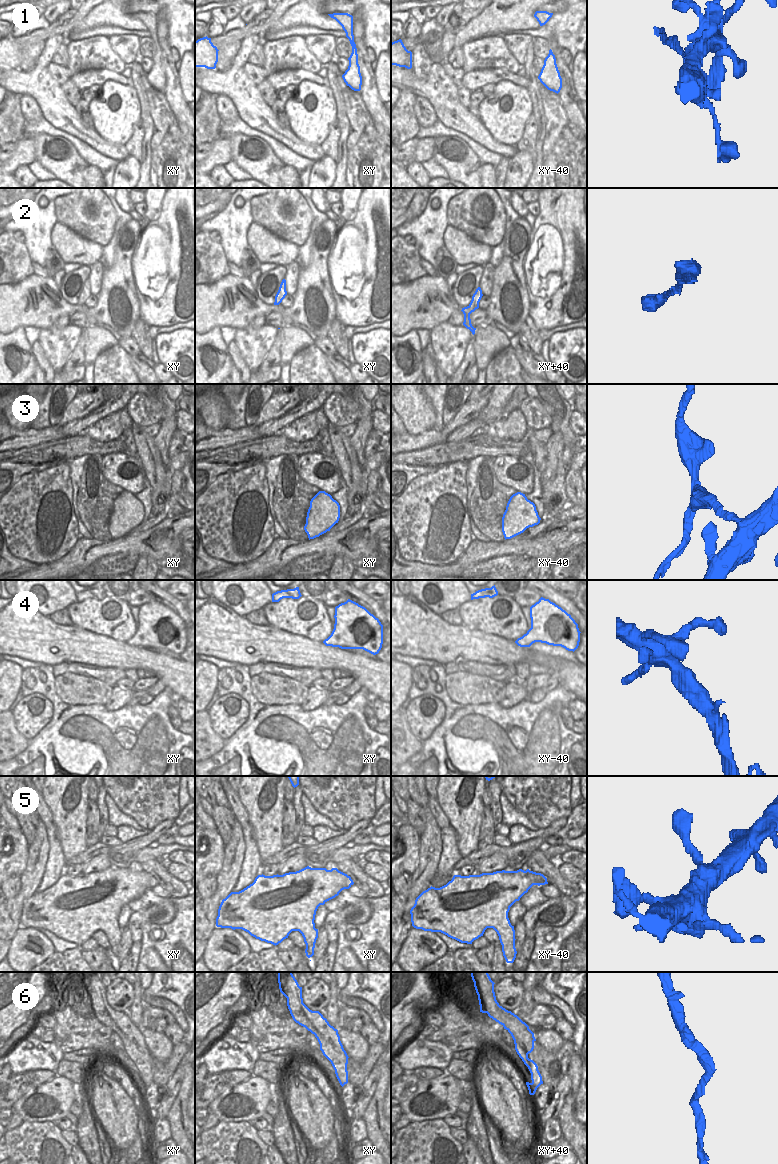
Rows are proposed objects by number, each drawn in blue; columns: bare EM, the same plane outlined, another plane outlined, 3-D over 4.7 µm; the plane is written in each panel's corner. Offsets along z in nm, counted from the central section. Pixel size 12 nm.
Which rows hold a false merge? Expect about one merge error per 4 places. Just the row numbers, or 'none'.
3

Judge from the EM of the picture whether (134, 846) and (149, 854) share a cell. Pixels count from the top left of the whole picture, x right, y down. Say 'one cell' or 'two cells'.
two cells

